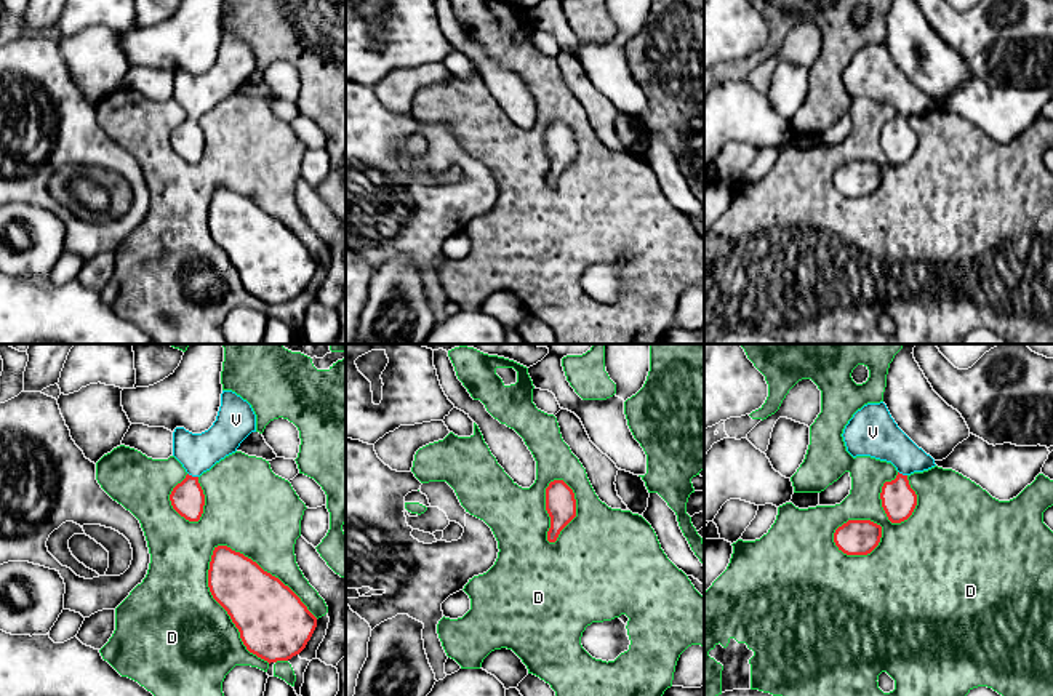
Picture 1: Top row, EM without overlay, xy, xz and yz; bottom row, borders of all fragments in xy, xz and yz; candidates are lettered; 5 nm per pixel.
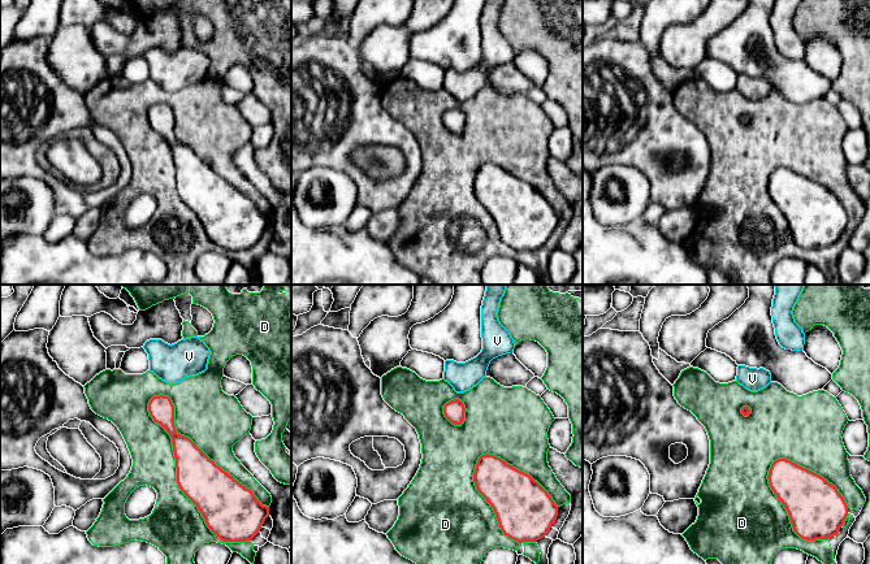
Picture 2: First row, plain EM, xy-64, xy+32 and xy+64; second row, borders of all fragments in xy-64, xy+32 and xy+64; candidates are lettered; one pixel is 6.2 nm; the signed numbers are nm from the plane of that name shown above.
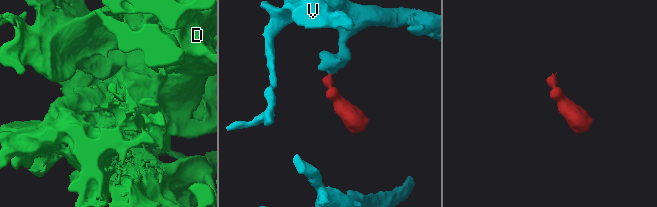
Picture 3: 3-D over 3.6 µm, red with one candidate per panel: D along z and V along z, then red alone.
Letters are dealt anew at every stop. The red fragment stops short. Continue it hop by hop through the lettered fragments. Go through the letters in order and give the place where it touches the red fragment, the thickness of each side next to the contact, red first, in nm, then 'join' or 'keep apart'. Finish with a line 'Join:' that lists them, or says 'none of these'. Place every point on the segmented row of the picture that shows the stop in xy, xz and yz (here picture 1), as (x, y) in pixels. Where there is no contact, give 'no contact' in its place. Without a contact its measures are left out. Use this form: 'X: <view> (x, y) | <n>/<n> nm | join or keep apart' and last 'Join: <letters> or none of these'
D: xy (266, 572) | 360/380 nm | keep apart
V: xy (191, 476) | 170/200 nm | join
Join: V

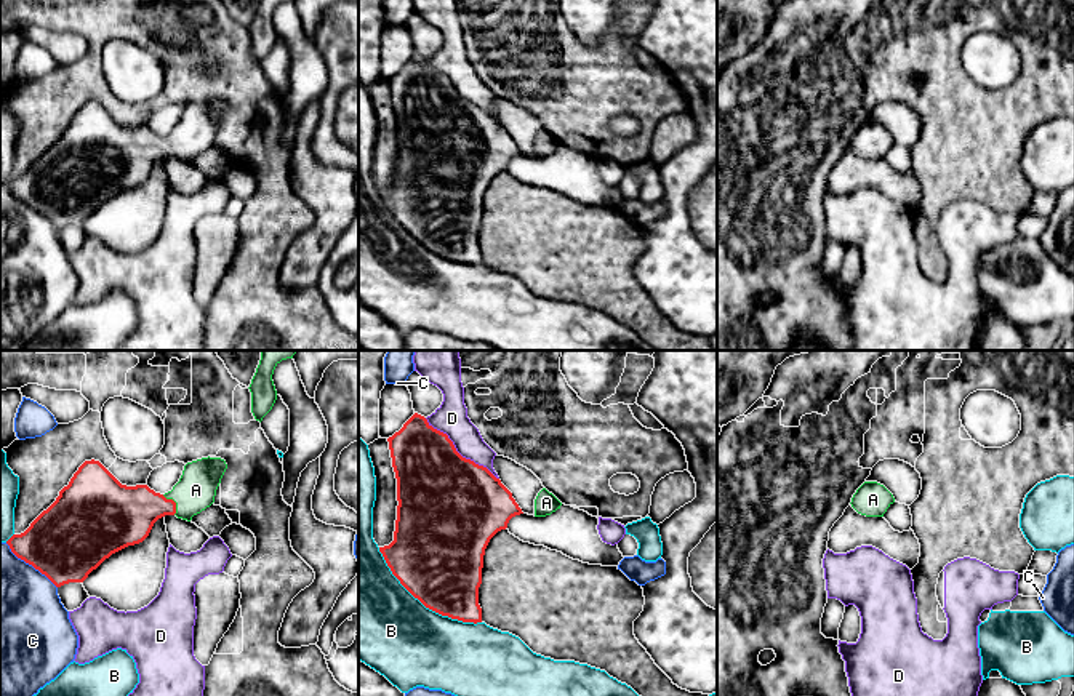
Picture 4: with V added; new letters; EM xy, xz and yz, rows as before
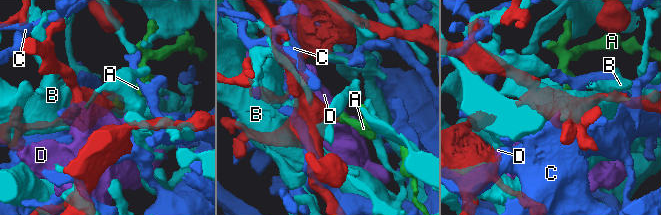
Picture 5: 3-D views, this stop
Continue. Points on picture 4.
A: xy (175, 503) | 280/200 nm | join
B: xz (423, 604) | 460/420 nm | keep apart
C: xy (31, 564) | 380/480 nm | keep apart
D: xz (458, 453) | 480/160 nm | keep apart
Join: A

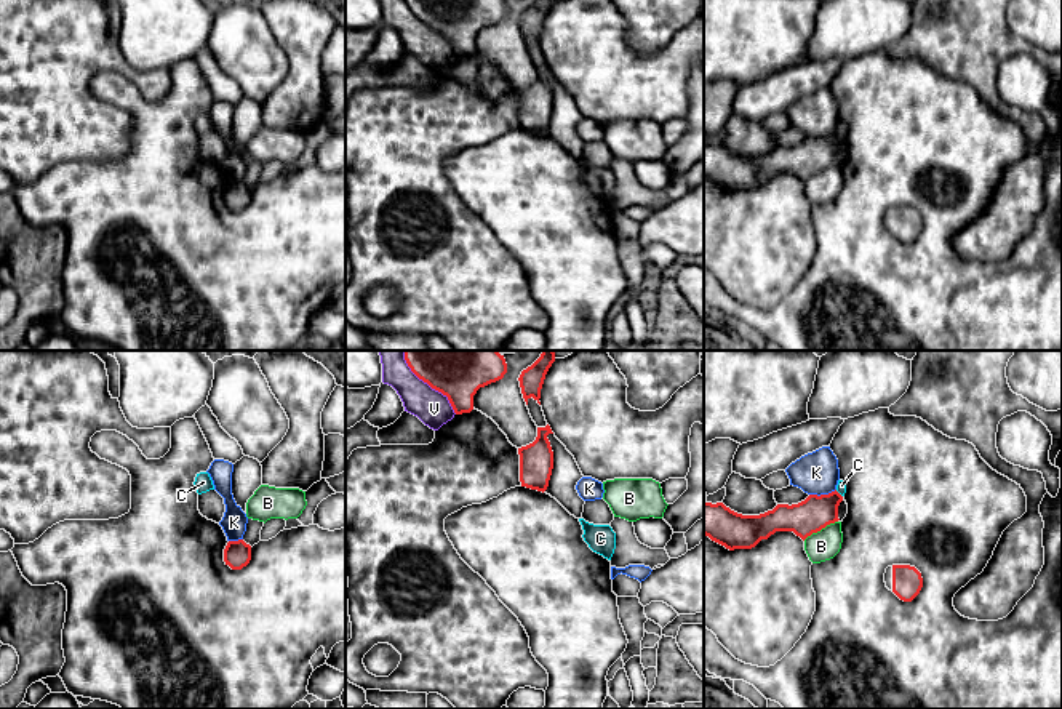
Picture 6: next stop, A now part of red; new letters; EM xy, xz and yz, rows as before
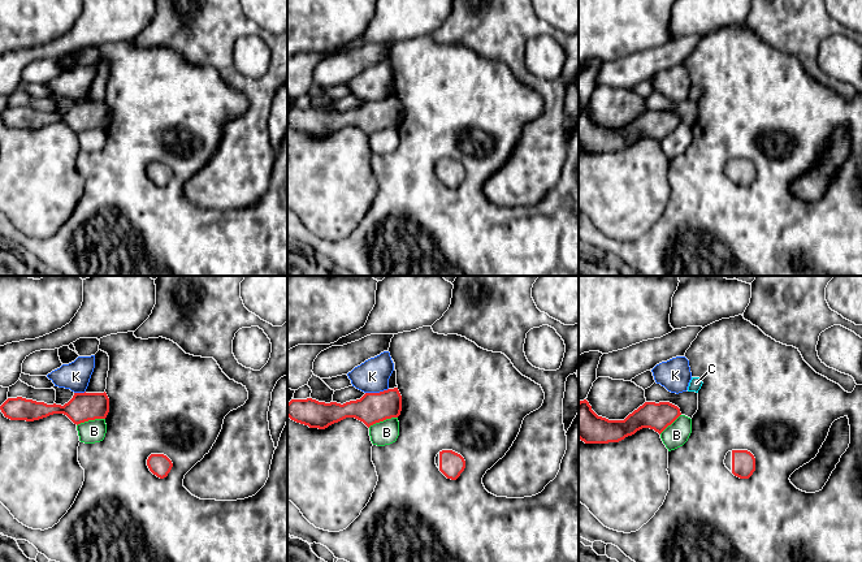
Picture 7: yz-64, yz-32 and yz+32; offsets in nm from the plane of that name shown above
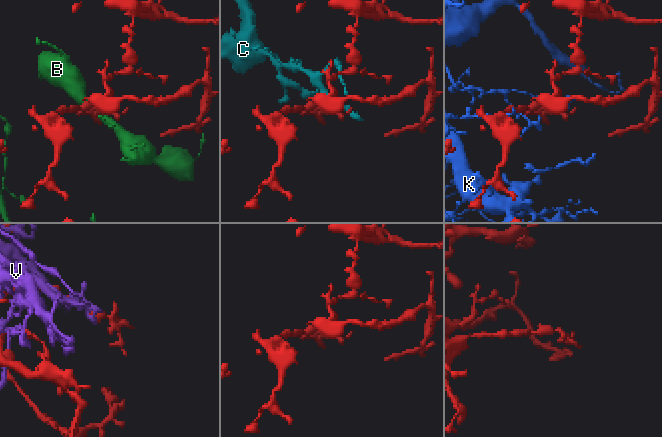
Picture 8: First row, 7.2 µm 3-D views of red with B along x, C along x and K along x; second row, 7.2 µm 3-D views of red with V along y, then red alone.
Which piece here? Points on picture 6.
B: yz (819, 530) | 170/150 nm | keep apart
C: yz (838, 493) | 170/50 nm | keep apart
K: yz (822, 495) | 170/220 nm | keep apart
V: xz (427, 383) | 440/170 nm | keep apart
Join: none of these

